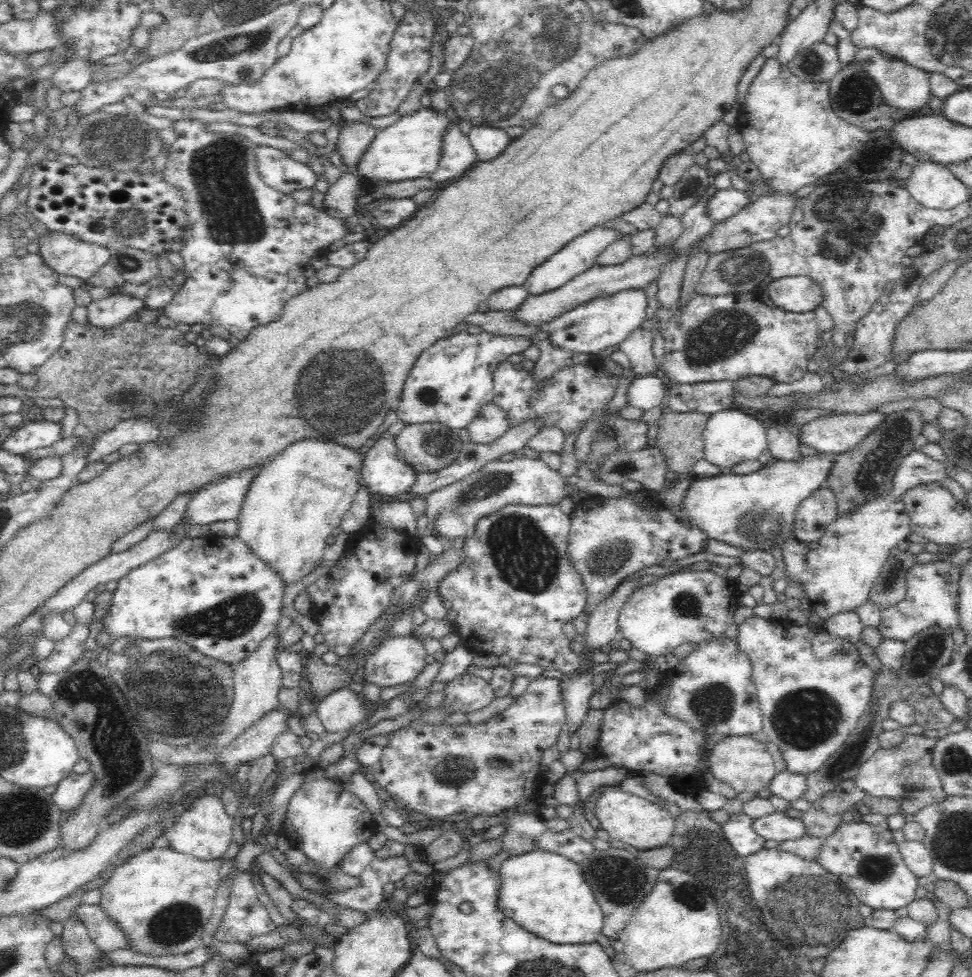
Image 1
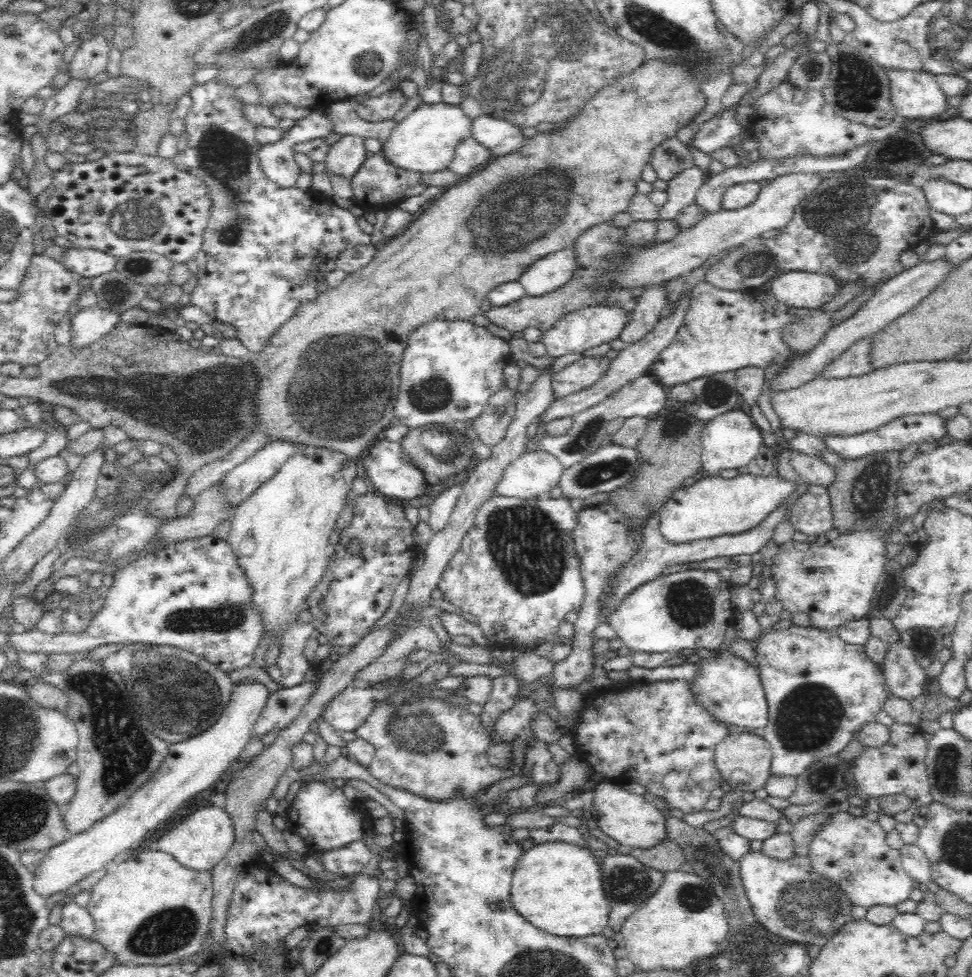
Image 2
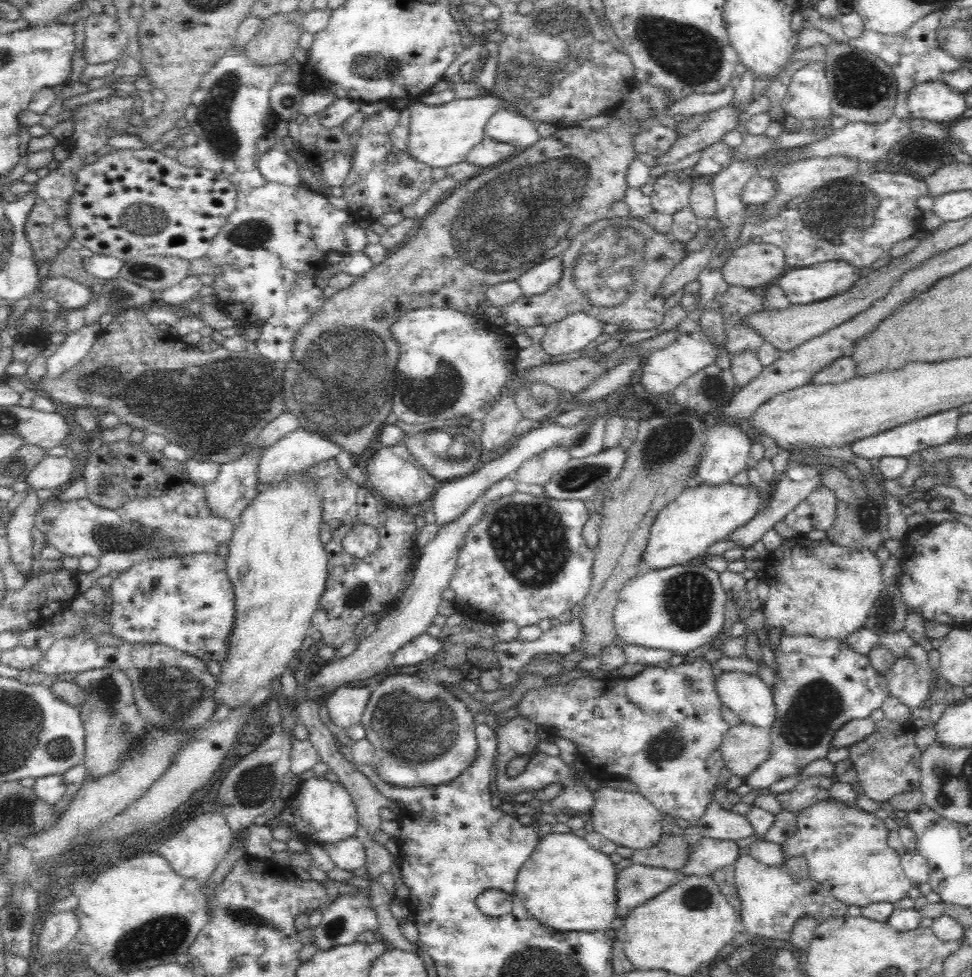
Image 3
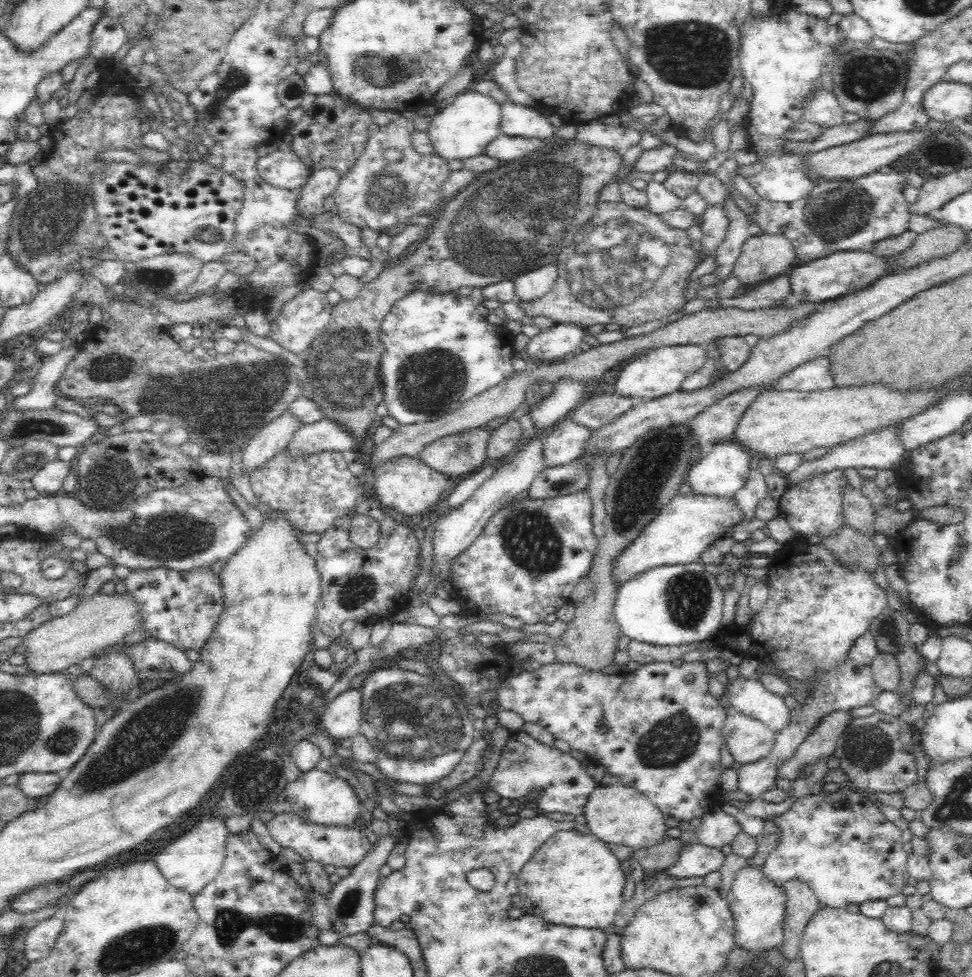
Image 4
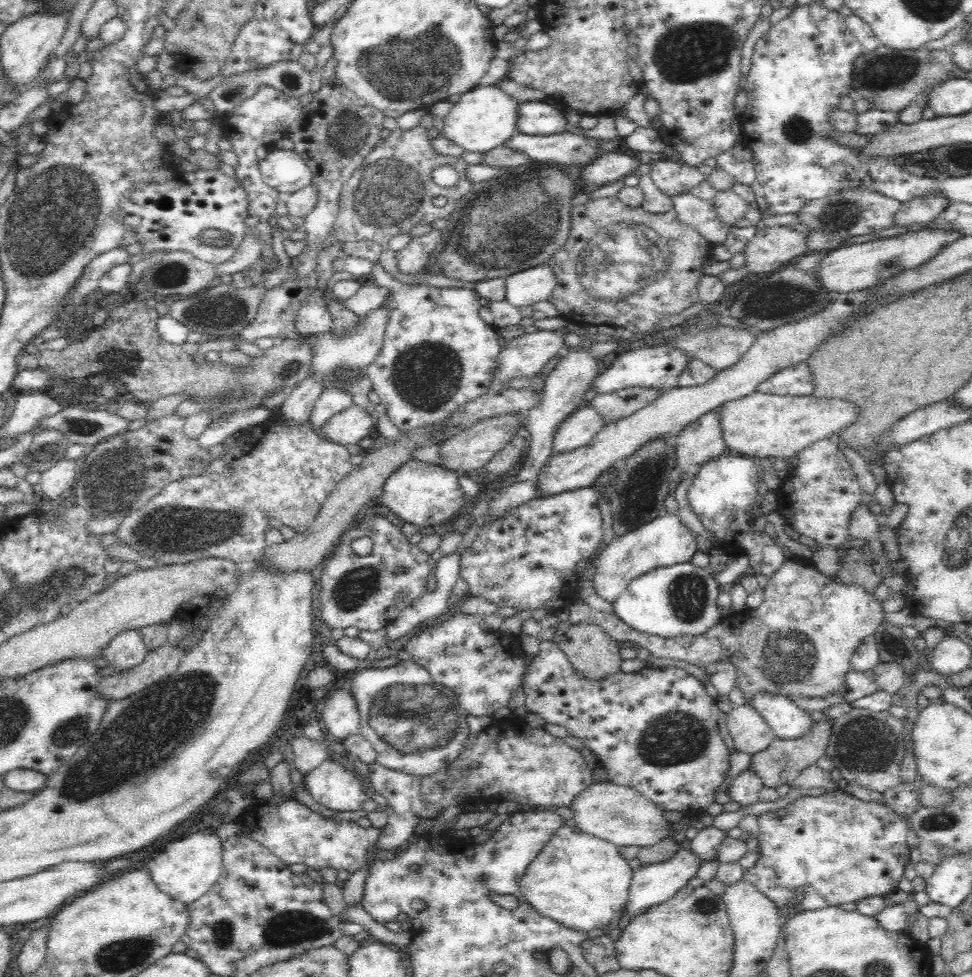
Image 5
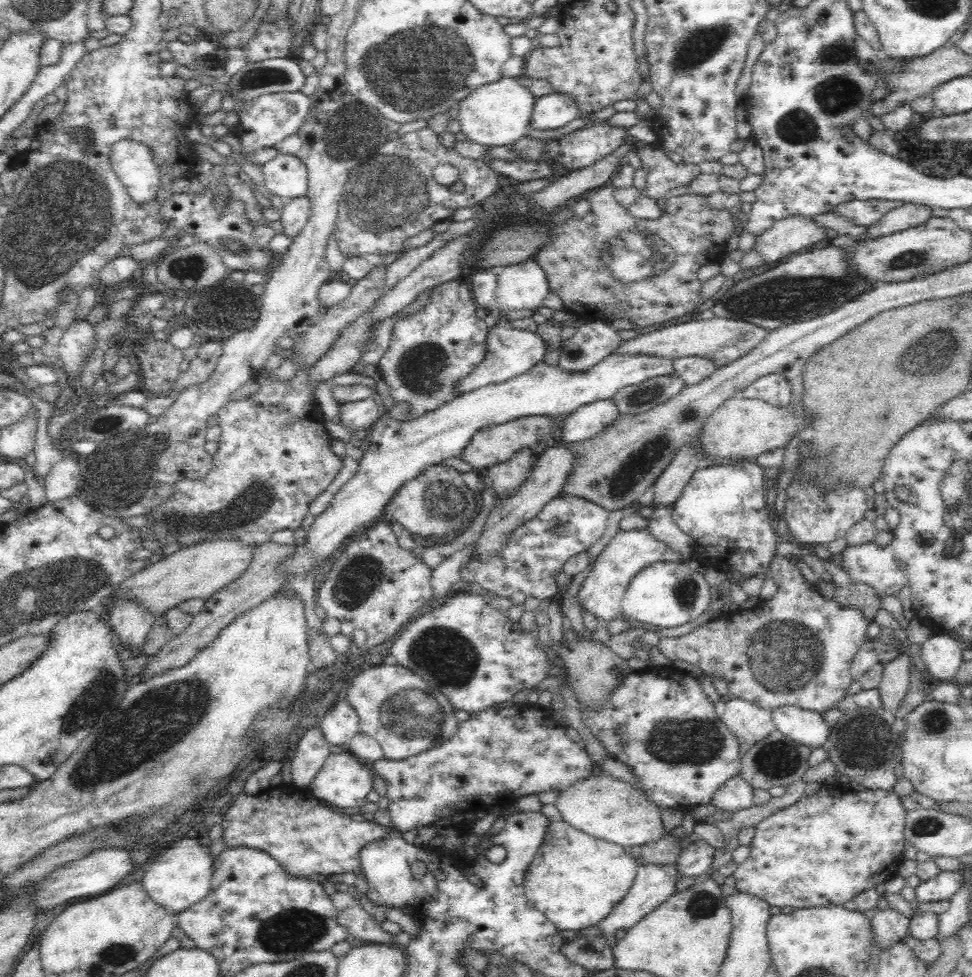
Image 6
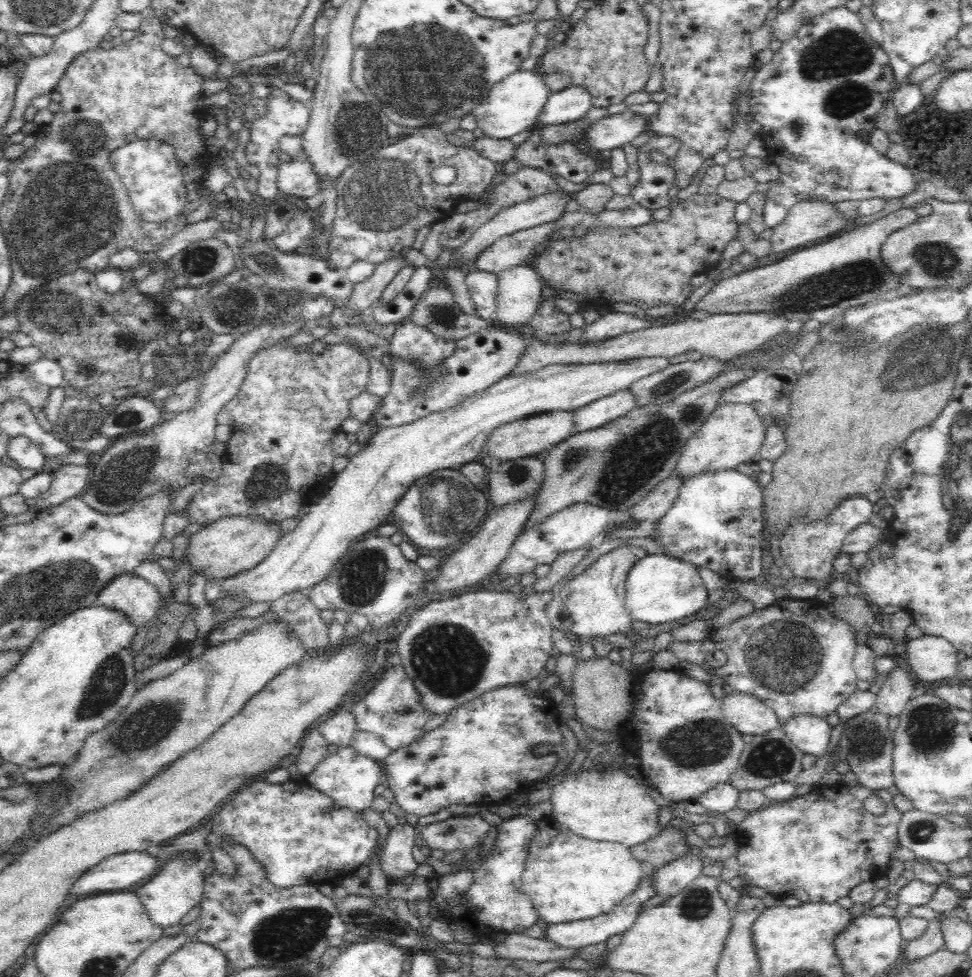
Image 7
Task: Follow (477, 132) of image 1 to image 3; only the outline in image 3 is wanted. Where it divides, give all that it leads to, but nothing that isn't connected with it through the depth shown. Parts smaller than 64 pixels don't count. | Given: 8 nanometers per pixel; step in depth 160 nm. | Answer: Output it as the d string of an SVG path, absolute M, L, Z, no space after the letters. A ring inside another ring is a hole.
M506 109L500 110L490 118L490 122L486 124L485 136L512 144L518 150L524 150L542 138L536 123L532 123L520 113Z

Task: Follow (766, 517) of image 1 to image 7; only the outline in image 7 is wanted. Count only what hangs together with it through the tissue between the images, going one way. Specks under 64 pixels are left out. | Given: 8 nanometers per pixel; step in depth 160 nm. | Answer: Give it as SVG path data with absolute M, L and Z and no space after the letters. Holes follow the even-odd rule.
M624 546L600 556L579 576L572 577L555 598L546 606L547 618L553 629L568 636L606 638L611 634L622 634L631 640L632 653L650 652L654 654L654 640L642 638L633 628L634 620L625 608L625 586L629 571L637 560L645 558L647 551L638 546Z

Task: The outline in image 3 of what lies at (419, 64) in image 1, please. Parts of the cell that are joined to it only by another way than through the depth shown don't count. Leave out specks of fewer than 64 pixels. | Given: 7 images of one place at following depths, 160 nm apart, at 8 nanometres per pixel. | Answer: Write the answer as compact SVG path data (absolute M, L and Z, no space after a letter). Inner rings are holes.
M387 104L382 111L370 115L368 122L364 122L359 129L360 139L356 142L356 154L350 172L341 186L343 199L347 202L347 210L354 222L364 220L371 224L387 213L402 212L404 207L416 204L434 182L432 167L415 161L406 153L400 153L398 164L387 164L387 153L396 150L389 134L400 117L400 110Z

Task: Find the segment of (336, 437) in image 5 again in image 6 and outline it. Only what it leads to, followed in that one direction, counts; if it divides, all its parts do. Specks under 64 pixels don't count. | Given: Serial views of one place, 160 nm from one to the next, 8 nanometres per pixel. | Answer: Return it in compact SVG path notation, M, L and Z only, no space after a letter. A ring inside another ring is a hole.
M374 398L344 402L339 407L341 424L353 434L358 428L369 429L380 418L380 405Z

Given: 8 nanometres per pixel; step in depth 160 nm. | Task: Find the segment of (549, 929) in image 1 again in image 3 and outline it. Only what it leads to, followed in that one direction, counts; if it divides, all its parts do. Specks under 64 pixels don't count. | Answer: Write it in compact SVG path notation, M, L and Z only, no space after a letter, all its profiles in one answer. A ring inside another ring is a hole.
M553 831L541 838L530 858L520 867L514 896L536 921L540 920L542 924L554 930L564 933L568 930L605 931L610 928L610 922L617 917L616 881L616 865L608 853L590 846L583 837L572 831Z

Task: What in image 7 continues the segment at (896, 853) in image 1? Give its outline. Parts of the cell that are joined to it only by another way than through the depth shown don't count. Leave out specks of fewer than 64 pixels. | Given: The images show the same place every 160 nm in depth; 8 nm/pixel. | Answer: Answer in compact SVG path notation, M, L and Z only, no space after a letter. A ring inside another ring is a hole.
M862 784L846 785L838 790L829 789L826 793L808 792L786 801L767 802L766 806L748 811L744 819L736 824L736 840L740 849L736 854L739 862L739 876L743 886L760 886L769 890L777 898L796 896L802 902L836 902L846 896L856 884L880 878L889 870L889 856L898 844L898 824L902 813L894 807L892 796L886 791L872 790ZM876 795L886 802L887 811L875 816L864 809L864 802Z

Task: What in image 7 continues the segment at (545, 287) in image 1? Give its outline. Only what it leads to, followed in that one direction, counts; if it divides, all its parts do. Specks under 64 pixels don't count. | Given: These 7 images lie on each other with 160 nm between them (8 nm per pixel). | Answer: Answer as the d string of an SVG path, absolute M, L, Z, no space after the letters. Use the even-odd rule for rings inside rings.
M531 264L513 266L497 275L497 281L497 314L494 324L513 330L519 330L530 324L530 318L536 312L542 296L540 290L542 290L543 279L537 270Z

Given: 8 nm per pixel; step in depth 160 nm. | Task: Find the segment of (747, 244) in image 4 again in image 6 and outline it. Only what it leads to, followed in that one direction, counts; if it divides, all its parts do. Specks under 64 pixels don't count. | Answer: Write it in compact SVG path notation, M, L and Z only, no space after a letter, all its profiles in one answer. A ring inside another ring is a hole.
M796 214L777 221L772 228L755 240L757 251L765 262L809 250L827 242L827 228L819 226L812 217Z

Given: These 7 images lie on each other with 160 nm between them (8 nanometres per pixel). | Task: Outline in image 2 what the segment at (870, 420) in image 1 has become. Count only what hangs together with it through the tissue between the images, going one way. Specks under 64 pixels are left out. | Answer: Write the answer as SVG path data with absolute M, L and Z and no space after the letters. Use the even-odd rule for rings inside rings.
M938 413L906 415L895 418L887 425L881 426L879 429L870 432L848 436L825 436L823 439L827 448L834 450L834 452L840 456L840 459L857 459L872 453L901 452L911 444L916 444L918 446L922 442L943 443L944 441L947 441L947 419L940 416Z

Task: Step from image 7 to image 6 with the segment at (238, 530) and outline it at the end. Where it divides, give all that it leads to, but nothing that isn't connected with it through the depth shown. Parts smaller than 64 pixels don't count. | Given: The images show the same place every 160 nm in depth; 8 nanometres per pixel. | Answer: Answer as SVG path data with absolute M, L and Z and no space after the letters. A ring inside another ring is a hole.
M237 538L202 540L190 544L156 564L147 565L141 572L128 576L128 580L122 582L112 596L138 601L156 616L165 614L166 610L177 607L184 600L202 599L205 602L248 570L256 547L256 544L246 544Z

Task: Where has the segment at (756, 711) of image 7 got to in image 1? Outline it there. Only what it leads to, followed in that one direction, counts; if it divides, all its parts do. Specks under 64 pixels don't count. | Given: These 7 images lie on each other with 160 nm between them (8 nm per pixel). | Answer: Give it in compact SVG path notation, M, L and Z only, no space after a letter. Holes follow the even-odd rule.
M724 736L722 741L714 744L709 752L709 770L718 780L726 782L732 790L738 792L760 792L769 786L776 776L776 766L766 745L752 736Z

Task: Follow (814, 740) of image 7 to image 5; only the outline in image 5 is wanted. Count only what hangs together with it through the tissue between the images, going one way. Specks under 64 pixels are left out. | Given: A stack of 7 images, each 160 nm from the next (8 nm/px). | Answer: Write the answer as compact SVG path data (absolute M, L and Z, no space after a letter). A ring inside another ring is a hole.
M758 694L752 700L752 708L764 717L775 736L782 740L806 736L816 722L810 712L800 709L787 696Z

